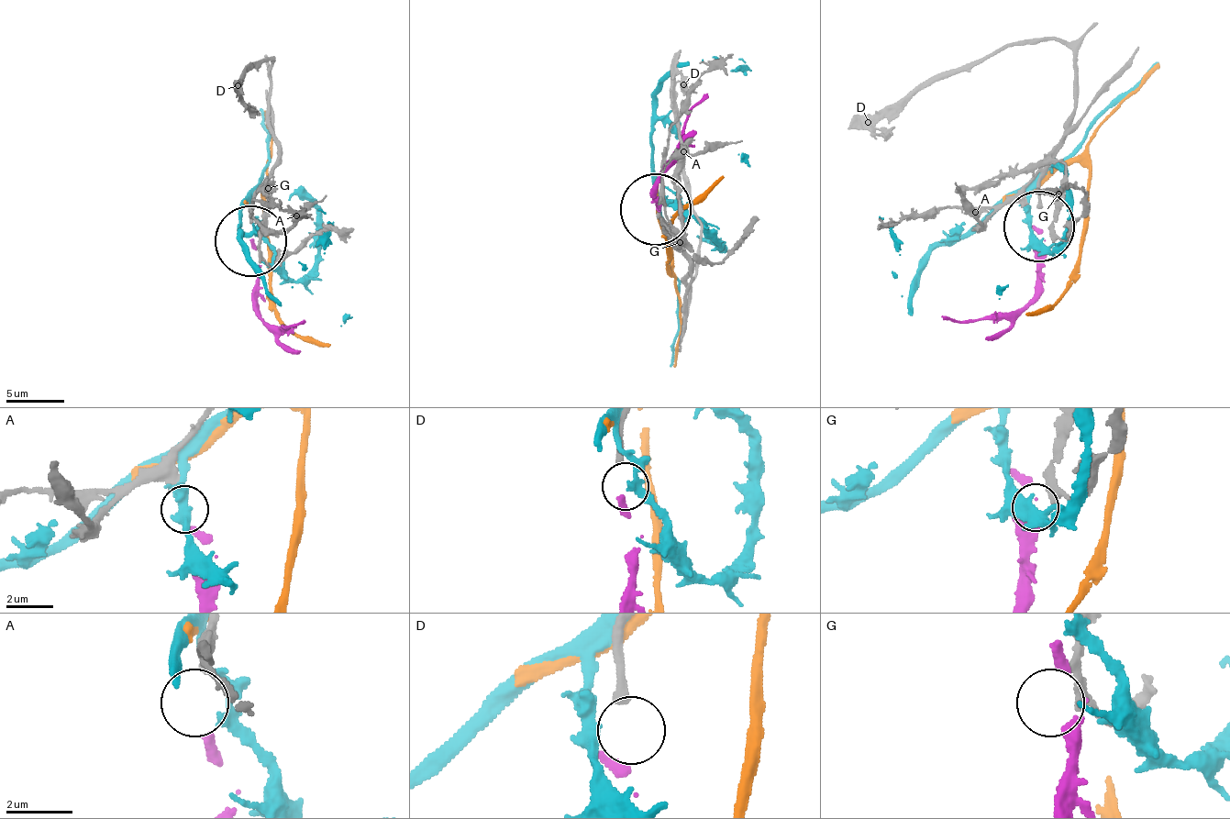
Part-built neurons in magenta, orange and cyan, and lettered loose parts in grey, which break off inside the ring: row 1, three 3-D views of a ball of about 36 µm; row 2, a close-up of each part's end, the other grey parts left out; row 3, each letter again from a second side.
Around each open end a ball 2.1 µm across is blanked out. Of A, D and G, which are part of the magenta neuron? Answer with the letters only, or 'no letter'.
A

